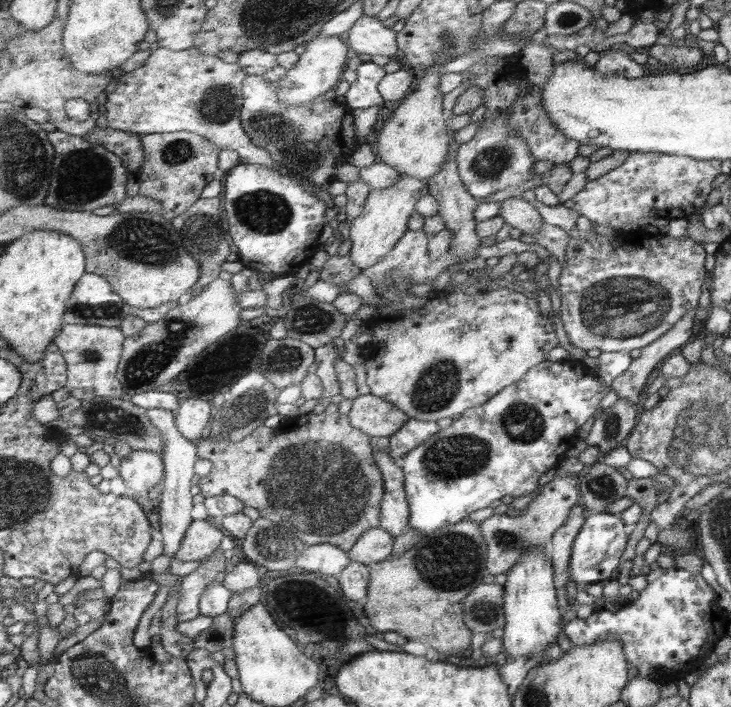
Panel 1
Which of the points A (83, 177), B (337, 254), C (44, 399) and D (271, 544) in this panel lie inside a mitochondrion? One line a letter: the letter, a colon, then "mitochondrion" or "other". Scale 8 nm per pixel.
A: mitochondrion
B: other
C: other
D: mitochondrion

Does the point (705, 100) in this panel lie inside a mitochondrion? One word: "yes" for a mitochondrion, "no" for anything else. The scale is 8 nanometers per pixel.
no

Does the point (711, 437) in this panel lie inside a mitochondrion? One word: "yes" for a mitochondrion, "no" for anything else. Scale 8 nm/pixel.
yes

